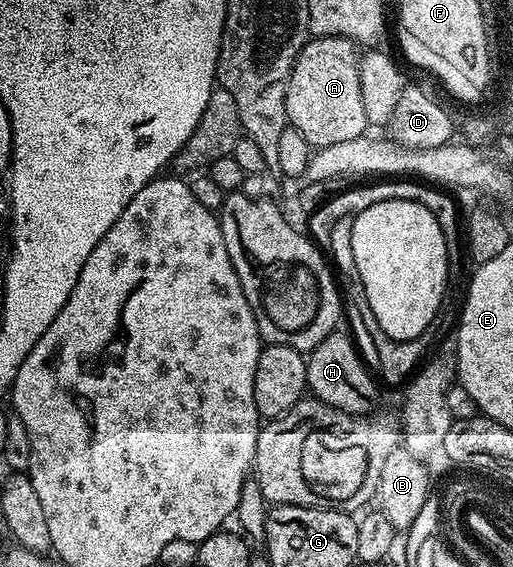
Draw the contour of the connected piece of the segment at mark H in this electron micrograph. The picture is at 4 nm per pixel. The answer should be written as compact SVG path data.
M342 330L330 332L328 337L307 355L306 382L311 395L326 405L344 410L350 415L363 415L371 411L369 408L376 394L374 382L364 368L355 344Z

